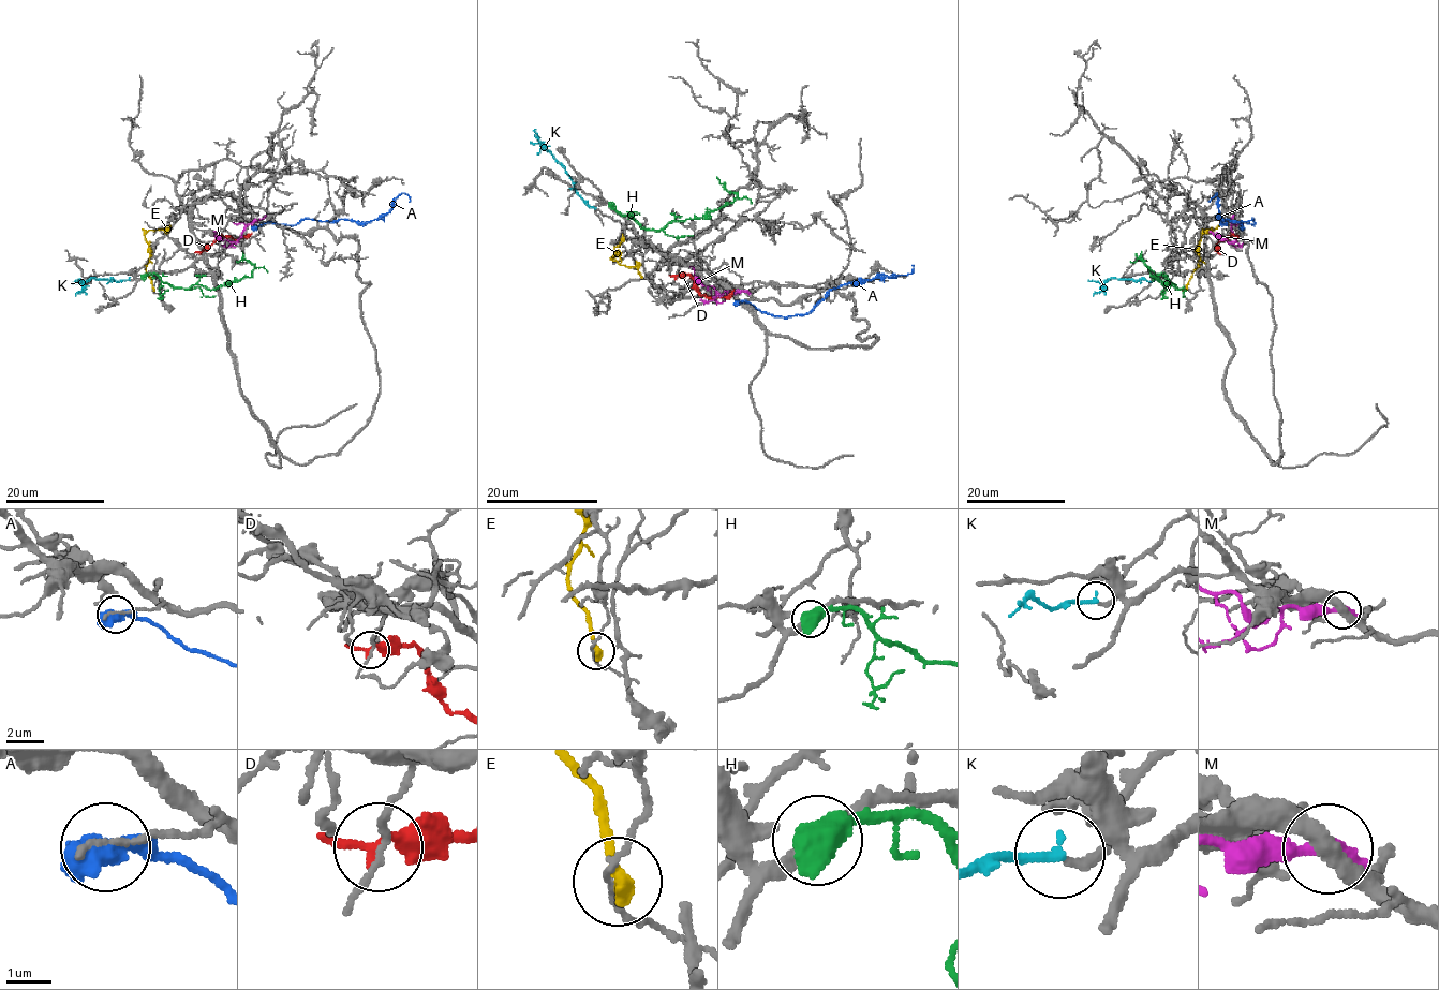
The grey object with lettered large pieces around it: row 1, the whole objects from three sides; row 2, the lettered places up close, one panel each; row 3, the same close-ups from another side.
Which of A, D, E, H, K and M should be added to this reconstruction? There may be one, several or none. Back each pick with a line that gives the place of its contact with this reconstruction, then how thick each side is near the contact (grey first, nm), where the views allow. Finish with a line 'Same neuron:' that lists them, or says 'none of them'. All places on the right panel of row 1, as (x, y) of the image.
K: (1157, 279) | 190/220 nm
Same neuron: K

